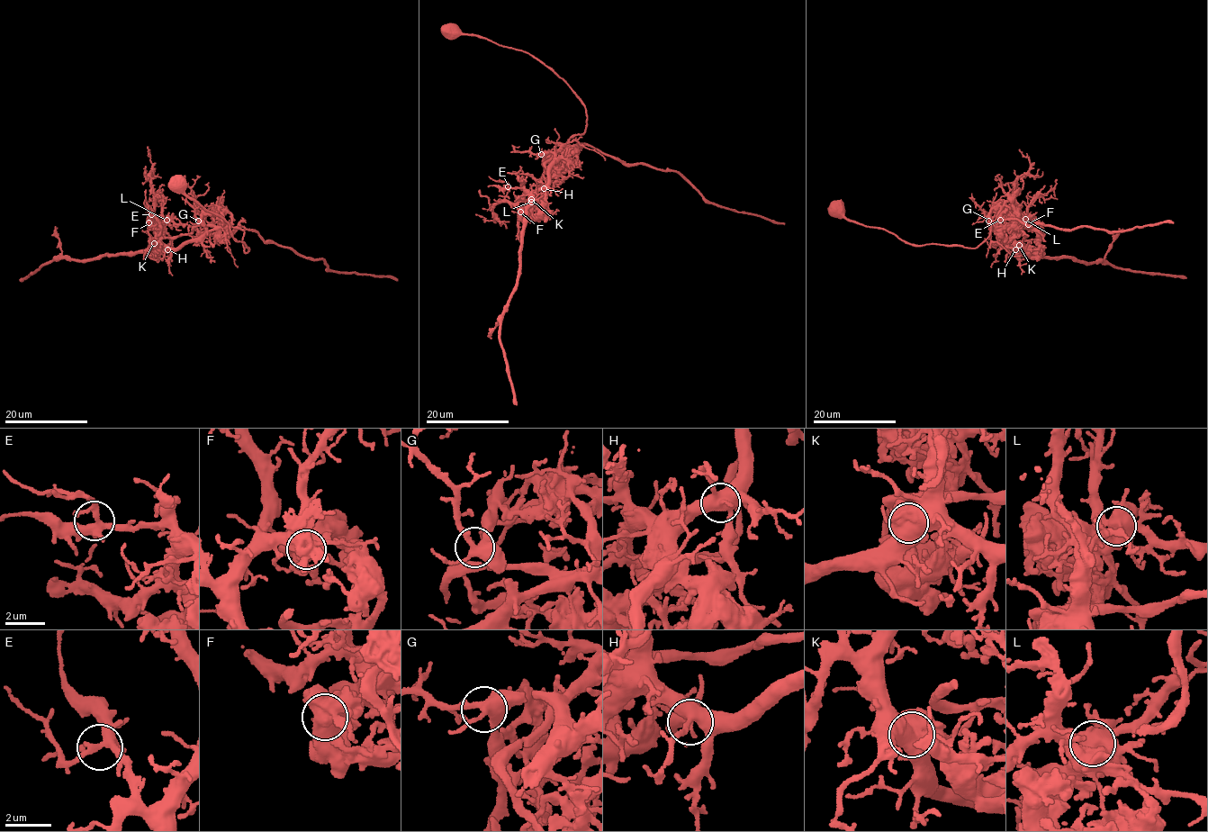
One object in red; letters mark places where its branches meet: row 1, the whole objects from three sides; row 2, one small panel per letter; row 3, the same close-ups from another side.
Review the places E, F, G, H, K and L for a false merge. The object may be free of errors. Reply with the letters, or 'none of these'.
K

